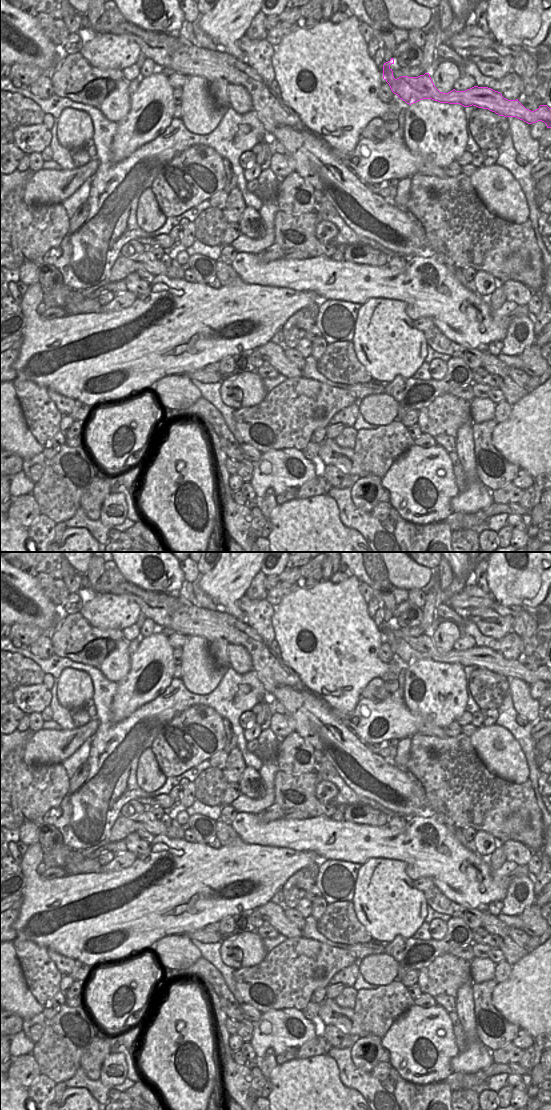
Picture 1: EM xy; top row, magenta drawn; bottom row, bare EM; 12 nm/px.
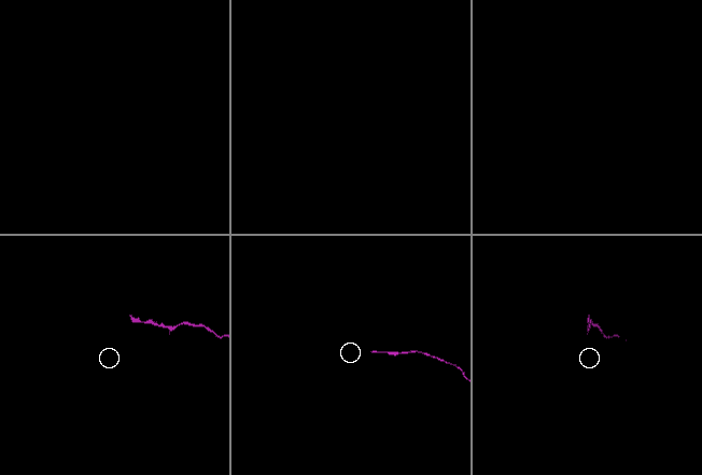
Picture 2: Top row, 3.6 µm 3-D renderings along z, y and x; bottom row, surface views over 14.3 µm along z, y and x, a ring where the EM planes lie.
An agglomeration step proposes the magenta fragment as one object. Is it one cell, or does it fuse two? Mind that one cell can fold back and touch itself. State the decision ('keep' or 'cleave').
keep

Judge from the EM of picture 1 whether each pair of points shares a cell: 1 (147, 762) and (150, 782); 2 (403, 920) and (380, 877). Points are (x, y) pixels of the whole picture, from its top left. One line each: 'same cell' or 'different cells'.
1: same cell
2: same cell

